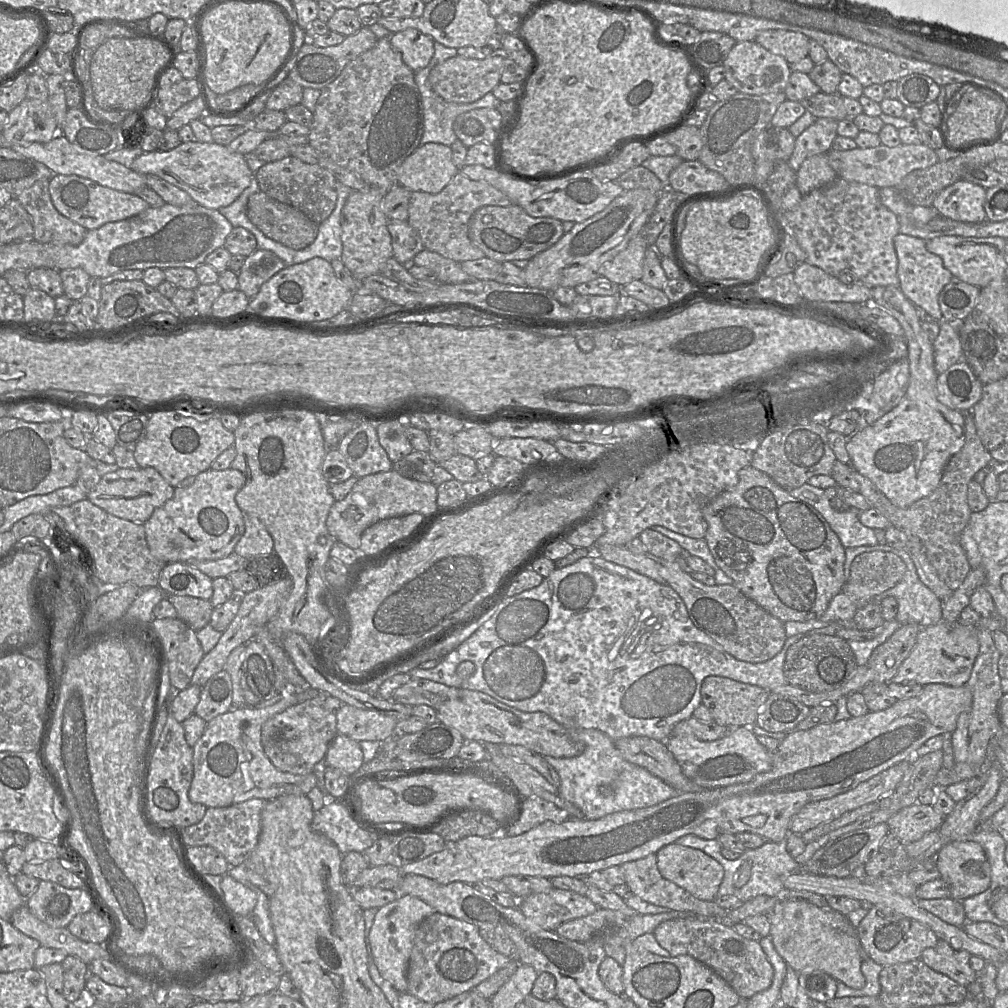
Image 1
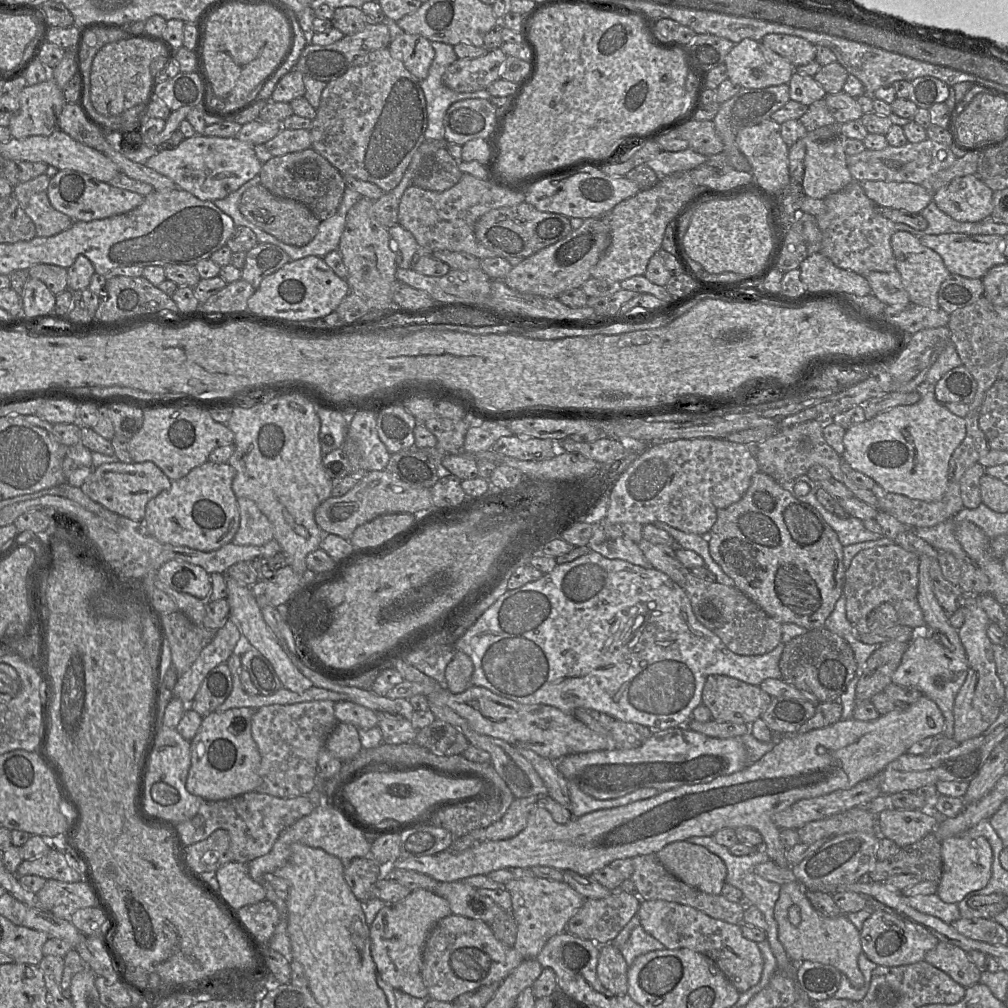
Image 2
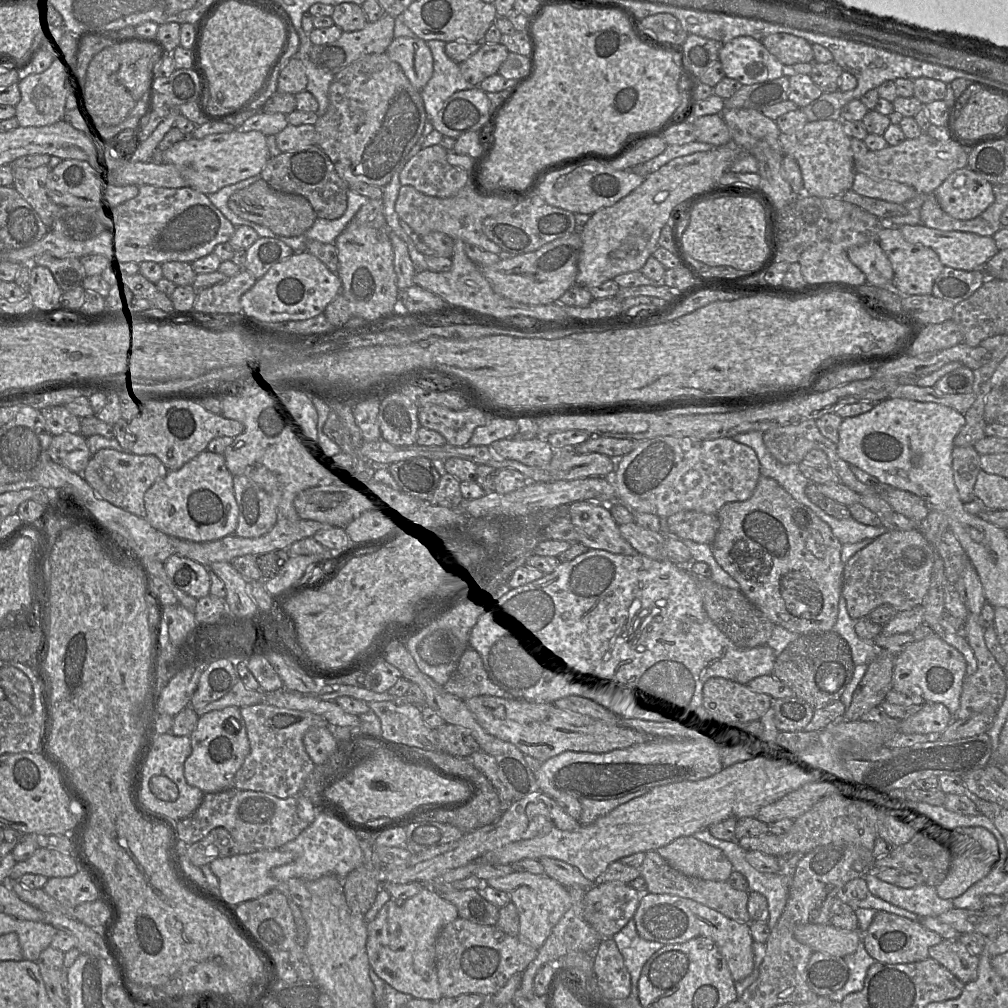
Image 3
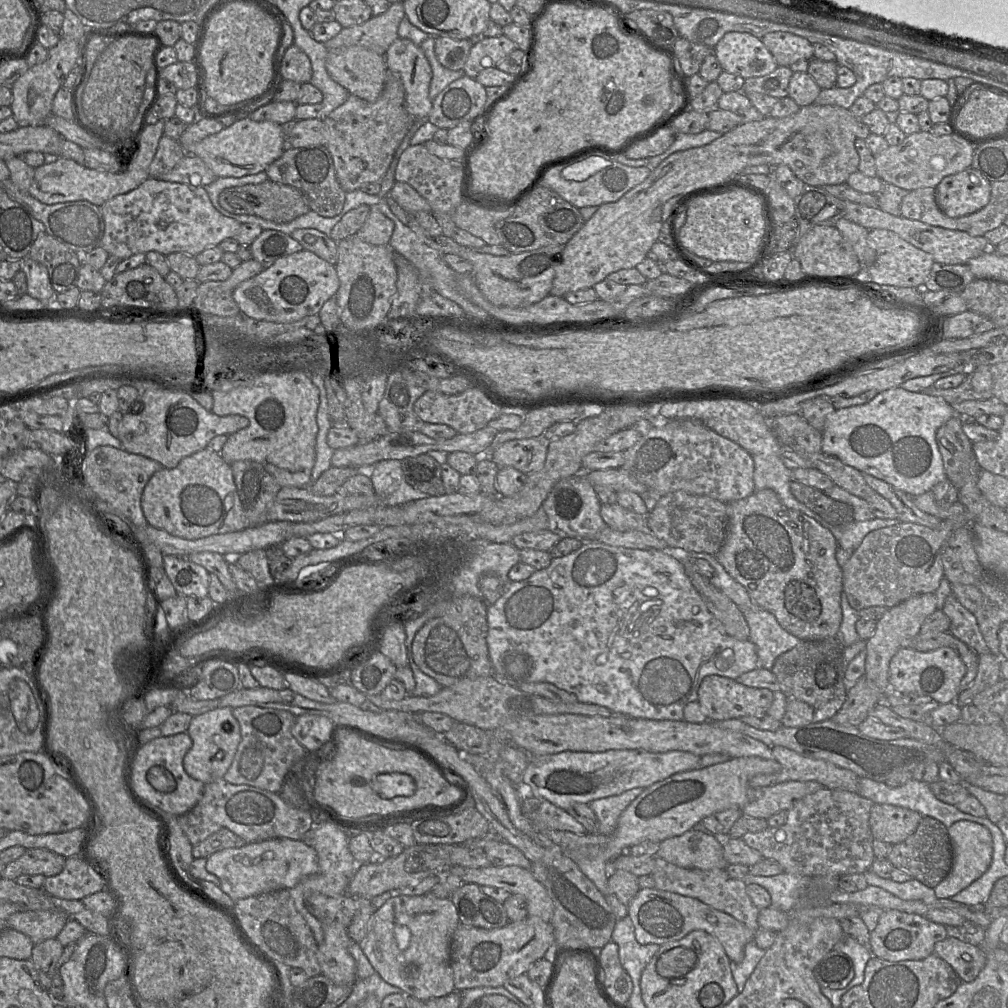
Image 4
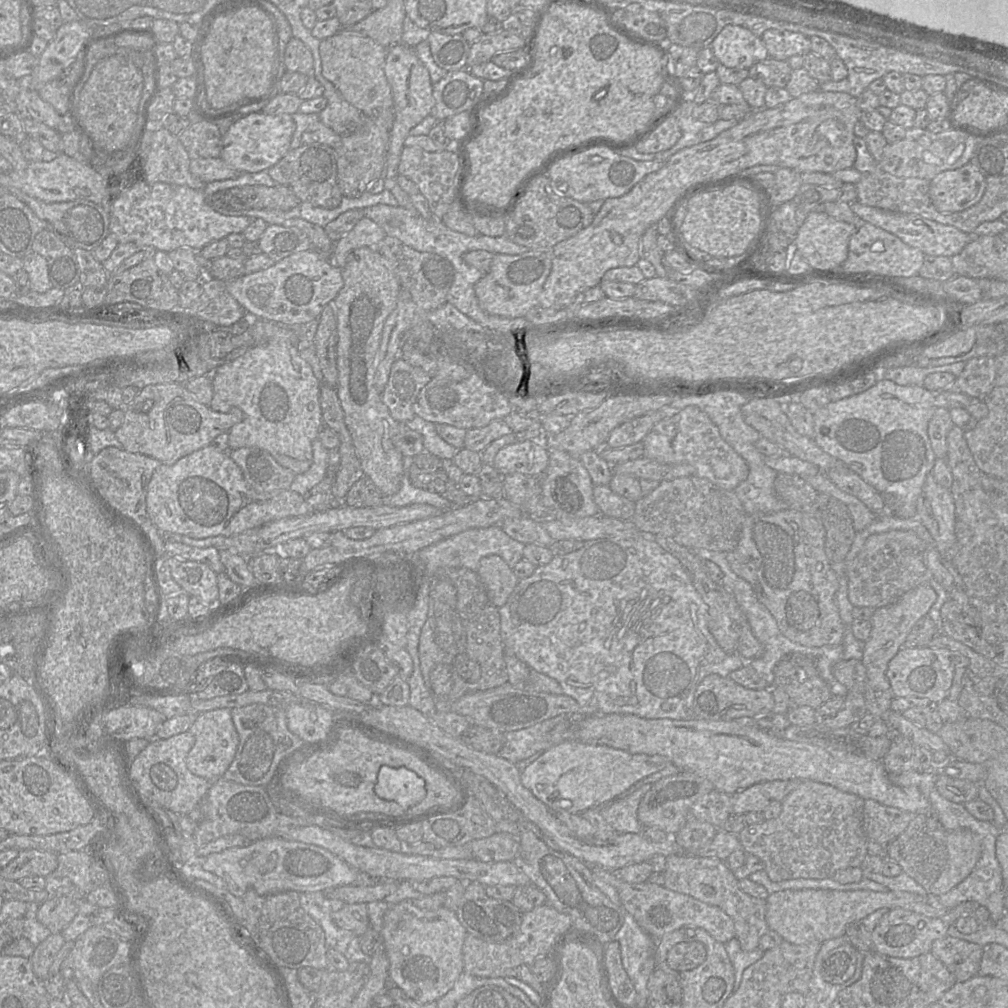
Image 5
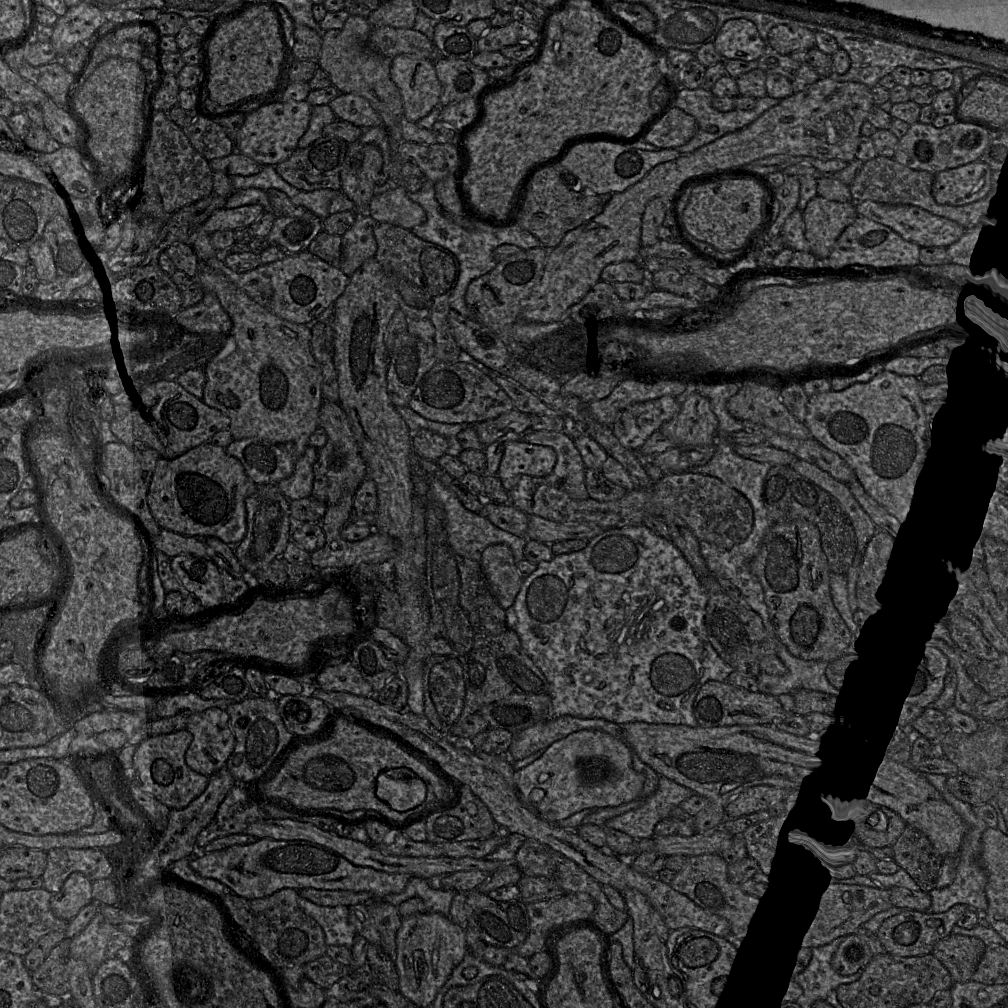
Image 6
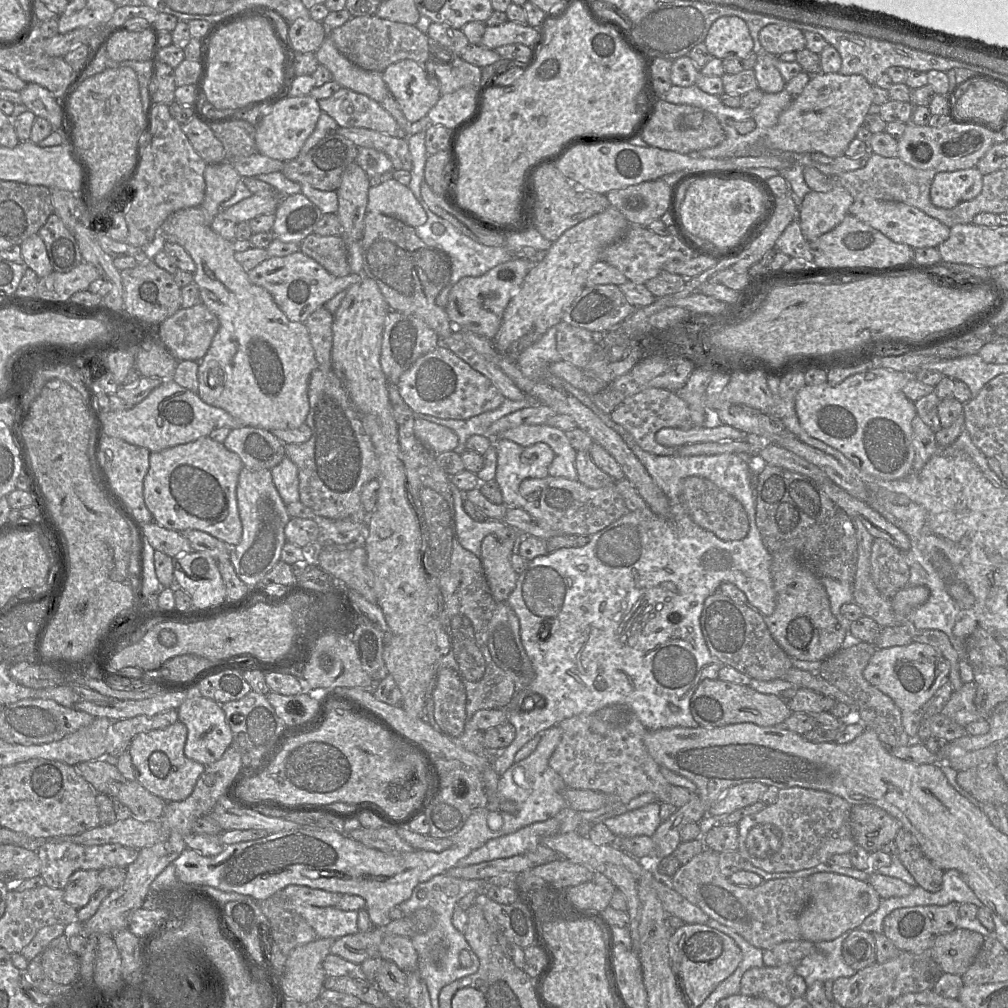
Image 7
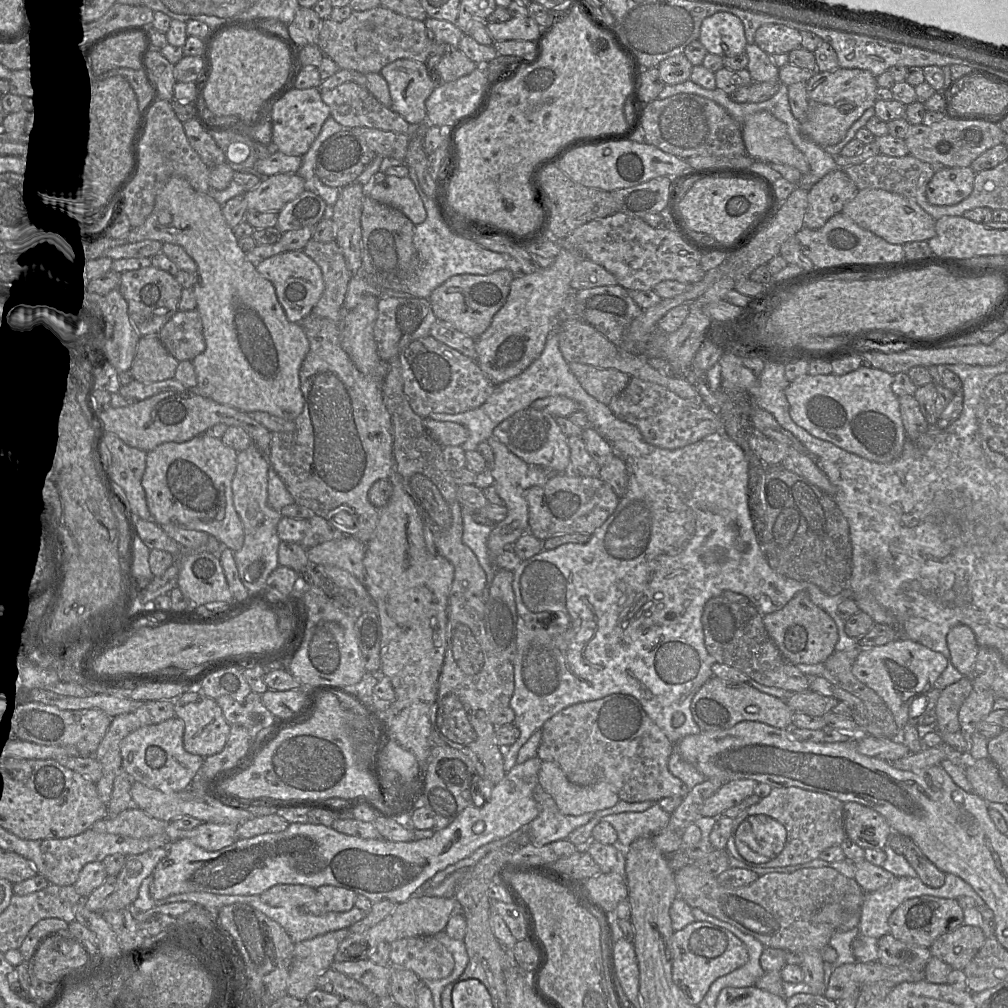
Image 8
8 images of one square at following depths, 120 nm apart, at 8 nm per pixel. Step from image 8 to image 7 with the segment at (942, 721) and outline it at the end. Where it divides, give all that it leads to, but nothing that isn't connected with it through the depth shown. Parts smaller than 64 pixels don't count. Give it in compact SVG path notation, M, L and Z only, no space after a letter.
M974 681L965 683L959 690L953 691L941 713L961 726L980 720L974 699L977 685Z

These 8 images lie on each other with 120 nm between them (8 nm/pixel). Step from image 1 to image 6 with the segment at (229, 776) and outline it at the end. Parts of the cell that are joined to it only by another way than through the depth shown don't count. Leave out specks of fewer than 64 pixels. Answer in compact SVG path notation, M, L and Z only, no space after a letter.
M213 707L192 714L187 719L186 729L192 734L192 742L185 754L185 761L189 768L210 777L226 765L235 747L235 735L230 727L226 710Z

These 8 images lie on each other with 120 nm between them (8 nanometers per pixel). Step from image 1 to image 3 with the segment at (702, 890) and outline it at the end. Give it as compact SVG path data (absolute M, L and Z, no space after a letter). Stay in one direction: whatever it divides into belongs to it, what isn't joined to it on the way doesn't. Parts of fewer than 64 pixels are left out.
M693 836L679 837L656 851L671 867L687 876L727 881L734 871L720 849Z

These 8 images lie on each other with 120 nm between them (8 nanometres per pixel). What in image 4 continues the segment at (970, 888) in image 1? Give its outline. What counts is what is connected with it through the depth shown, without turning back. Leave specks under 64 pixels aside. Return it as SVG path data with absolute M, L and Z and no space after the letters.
M960 820L953 823L948 831L954 850L954 860L947 877L934 888L938 899L951 898L980 878L988 870L993 855L992 836L985 826L972 821Z

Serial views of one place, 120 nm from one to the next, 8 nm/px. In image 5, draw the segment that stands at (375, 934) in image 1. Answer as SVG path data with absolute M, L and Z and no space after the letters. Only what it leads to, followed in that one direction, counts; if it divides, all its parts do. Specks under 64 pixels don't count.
M403 900L386 911L380 935L389 959L389 980L420 1004L435 1002L444 996L464 971L462 947L467 931L458 920L456 911L444 906L433 911L422 910L410 900Z

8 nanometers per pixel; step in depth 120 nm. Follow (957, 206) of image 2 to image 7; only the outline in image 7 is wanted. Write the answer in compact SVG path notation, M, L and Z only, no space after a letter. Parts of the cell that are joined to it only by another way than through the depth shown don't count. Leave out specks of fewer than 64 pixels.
M976 167L938 172L932 181L930 200L938 208L954 208L974 199L982 190L982 180Z

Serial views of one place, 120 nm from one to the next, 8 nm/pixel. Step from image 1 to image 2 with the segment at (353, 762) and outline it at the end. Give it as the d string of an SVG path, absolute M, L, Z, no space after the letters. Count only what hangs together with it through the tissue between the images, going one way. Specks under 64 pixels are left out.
M338 722L329 735L325 748L341 761L353 759L362 749L358 728L350 723Z

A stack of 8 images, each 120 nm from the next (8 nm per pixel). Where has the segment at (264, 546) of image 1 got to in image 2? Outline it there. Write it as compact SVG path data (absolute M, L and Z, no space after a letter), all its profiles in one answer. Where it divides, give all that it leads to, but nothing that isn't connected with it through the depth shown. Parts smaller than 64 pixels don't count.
M237 498L237 504L240 523L232 540L234 544L262 546L274 539L271 522L254 501L248 498Z

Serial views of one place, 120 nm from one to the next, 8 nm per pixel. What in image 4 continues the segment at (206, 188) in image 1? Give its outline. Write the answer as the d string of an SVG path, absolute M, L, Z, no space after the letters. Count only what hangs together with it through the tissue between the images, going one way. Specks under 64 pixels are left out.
M247 117L200 142L183 147L185 155L202 159L217 177L242 177L265 171L284 153L284 131L271 121L254 121Z

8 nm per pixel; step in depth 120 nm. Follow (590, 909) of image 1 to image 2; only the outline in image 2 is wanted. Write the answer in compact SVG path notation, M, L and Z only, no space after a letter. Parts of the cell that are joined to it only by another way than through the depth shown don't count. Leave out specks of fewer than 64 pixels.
M537 876L511 880L503 886L511 895L511 913L518 927L513 947L524 959L536 958L551 937L565 931L569 919L586 900L564 881L553 881Z

